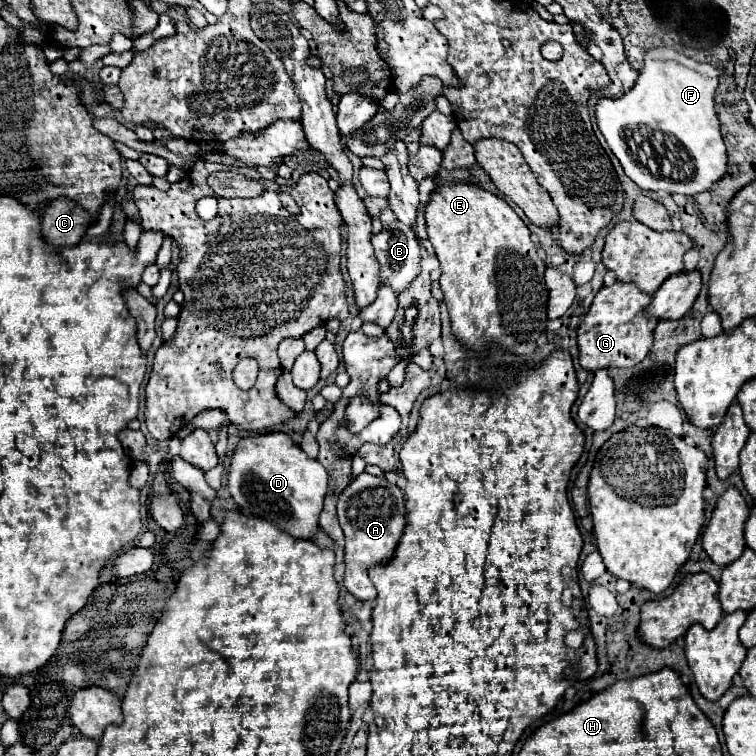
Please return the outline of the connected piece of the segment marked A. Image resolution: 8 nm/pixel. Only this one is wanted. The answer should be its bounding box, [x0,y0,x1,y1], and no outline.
[338,472,406,602]

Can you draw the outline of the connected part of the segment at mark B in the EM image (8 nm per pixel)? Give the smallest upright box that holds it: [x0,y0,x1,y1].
[372,220,420,294]

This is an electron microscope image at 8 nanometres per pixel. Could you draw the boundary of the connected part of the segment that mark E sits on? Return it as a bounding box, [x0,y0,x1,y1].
[424,182,548,356]

